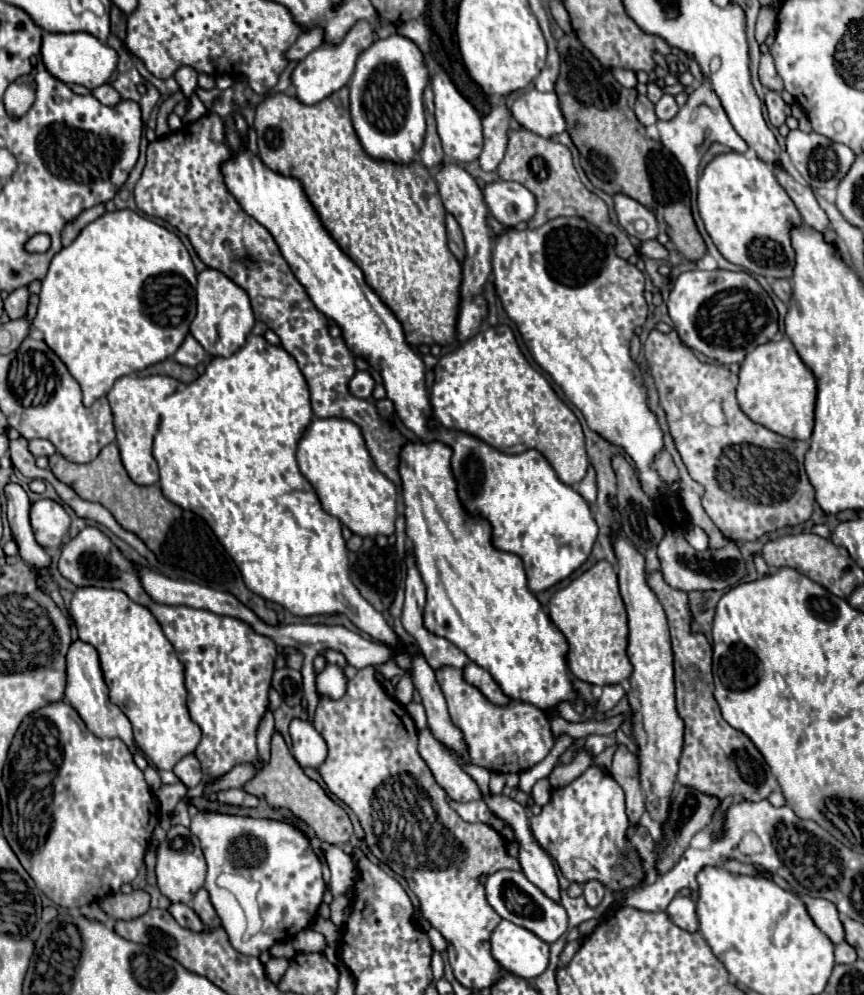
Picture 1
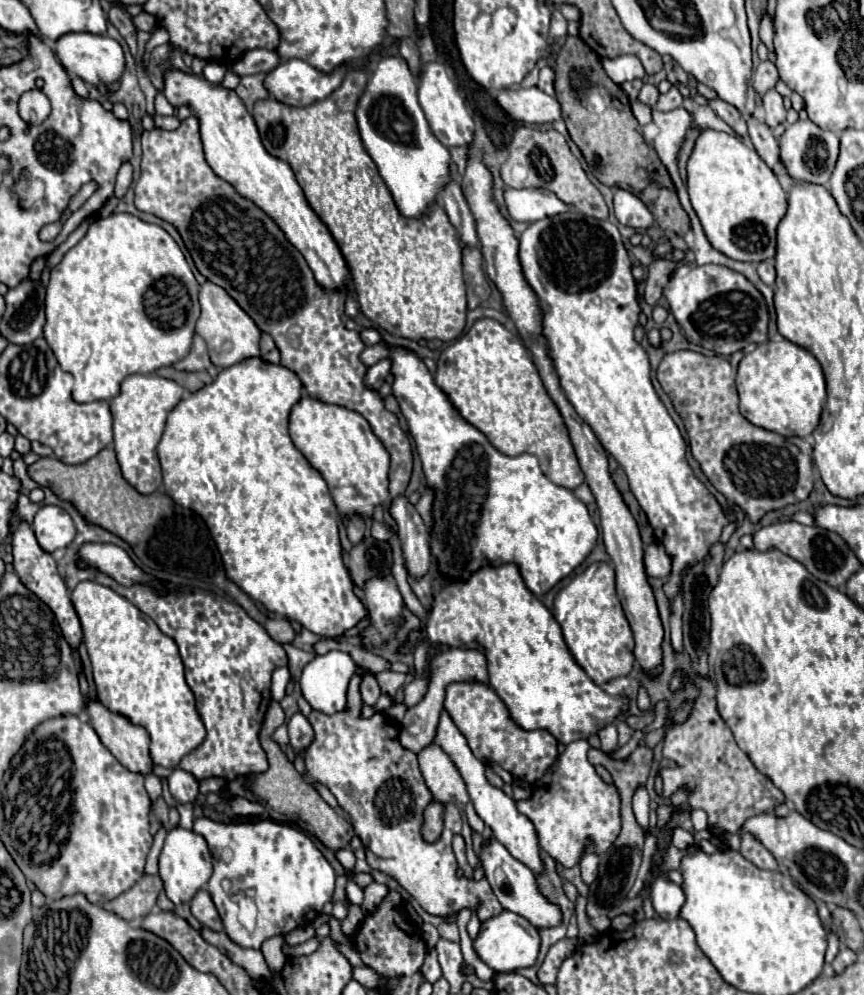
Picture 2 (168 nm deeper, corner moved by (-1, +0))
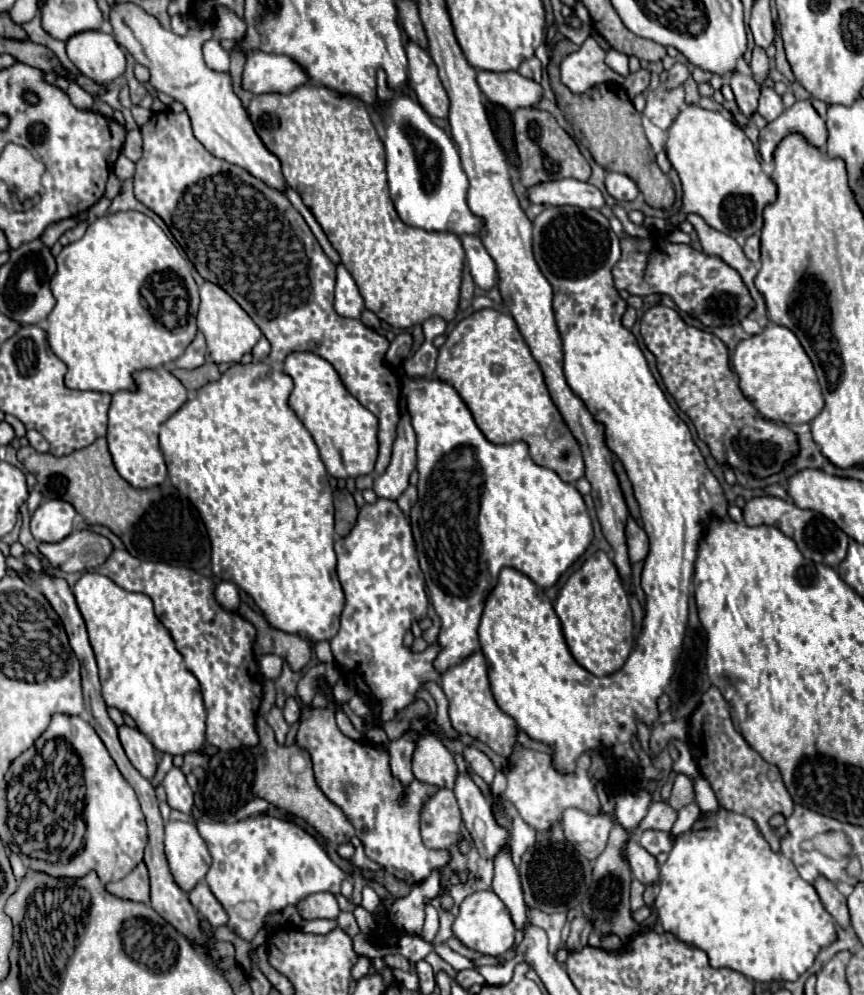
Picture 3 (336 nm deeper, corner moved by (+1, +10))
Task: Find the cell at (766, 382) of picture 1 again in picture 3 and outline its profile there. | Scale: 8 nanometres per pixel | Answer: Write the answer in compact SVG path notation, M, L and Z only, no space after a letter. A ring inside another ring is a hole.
M769 324L761 334L741 340L735 348L731 366L739 376L739 388L743 396L749 398L759 414L769 420L805 424L823 410L823 394L815 376L815 368L795 334L785 326Z

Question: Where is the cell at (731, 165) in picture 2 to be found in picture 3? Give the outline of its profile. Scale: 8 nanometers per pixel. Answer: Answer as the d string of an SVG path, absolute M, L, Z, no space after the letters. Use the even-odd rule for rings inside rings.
M687 104L671 122L667 134L665 154L679 174L683 206L668 219L645 217L643 225L649 230L662 231L667 225L681 224L687 214L699 214L711 228L733 238L759 234L763 228L763 208L775 200L777 192L773 180L761 170L757 150L745 132L721 112Z

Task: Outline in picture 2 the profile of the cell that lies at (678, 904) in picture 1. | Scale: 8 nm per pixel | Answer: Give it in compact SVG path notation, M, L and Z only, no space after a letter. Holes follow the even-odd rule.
M655 876L651 884L651 900L655 912L661 918L671 920L671 918L679 918L681 906L685 904L685 894L667 876Z

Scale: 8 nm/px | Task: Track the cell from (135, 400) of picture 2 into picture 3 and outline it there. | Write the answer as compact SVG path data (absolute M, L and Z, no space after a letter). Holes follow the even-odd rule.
M165 368L141 370L135 374L135 382L139 386L137 392L121 390L111 396L105 438L119 476L125 478L133 488L153 488L163 484L167 478L165 460L157 440L159 426L187 402L187 390L181 380Z

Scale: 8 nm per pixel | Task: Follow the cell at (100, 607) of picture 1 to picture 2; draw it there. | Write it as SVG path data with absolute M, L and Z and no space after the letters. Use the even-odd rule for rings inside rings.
M81 582L71 592L71 602L81 620L83 640L93 666L93 680L95 680L99 700L111 712L125 714L127 718L131 718L133 724L139 724L147 730L151 738L149 754L155 764L165 768L177 768L181 758L187 756L205 740L205 726L195 710L193 692L185 682L183 662L175 640L165 636L147 614L143 614L139 608L135 608L129 600L125 600L109 586L103 586L97 582Z

